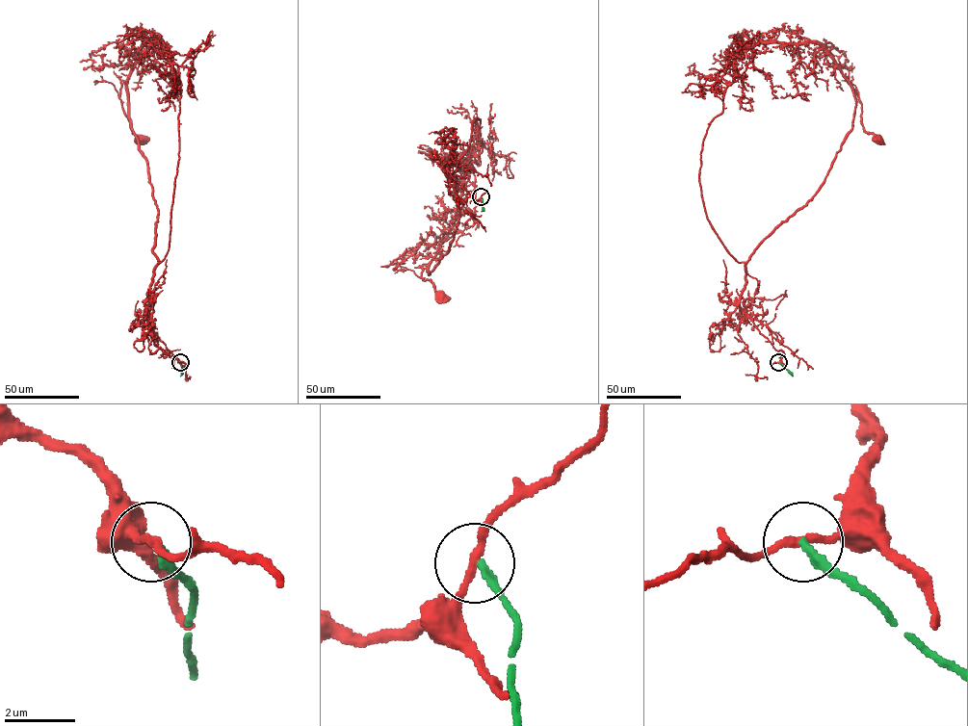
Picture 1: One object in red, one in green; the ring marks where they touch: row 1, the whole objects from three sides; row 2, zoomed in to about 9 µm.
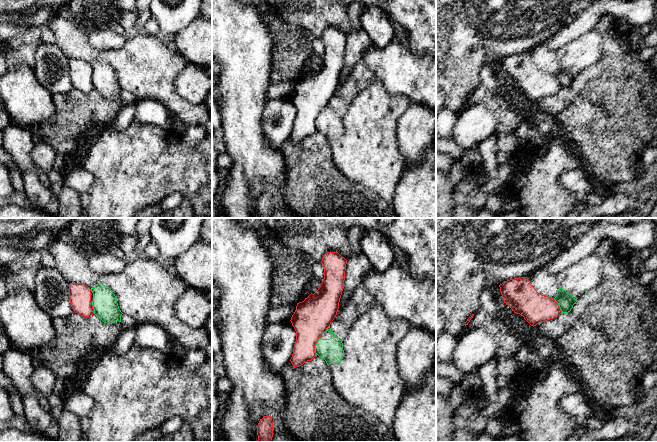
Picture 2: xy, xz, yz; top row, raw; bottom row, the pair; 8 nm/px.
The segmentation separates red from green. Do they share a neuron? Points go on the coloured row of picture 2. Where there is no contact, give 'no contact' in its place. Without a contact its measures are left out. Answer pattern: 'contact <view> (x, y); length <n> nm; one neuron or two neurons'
contact xz (314, 346); length 150 nm; two neurons

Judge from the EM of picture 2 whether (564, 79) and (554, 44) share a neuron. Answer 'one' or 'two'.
two

